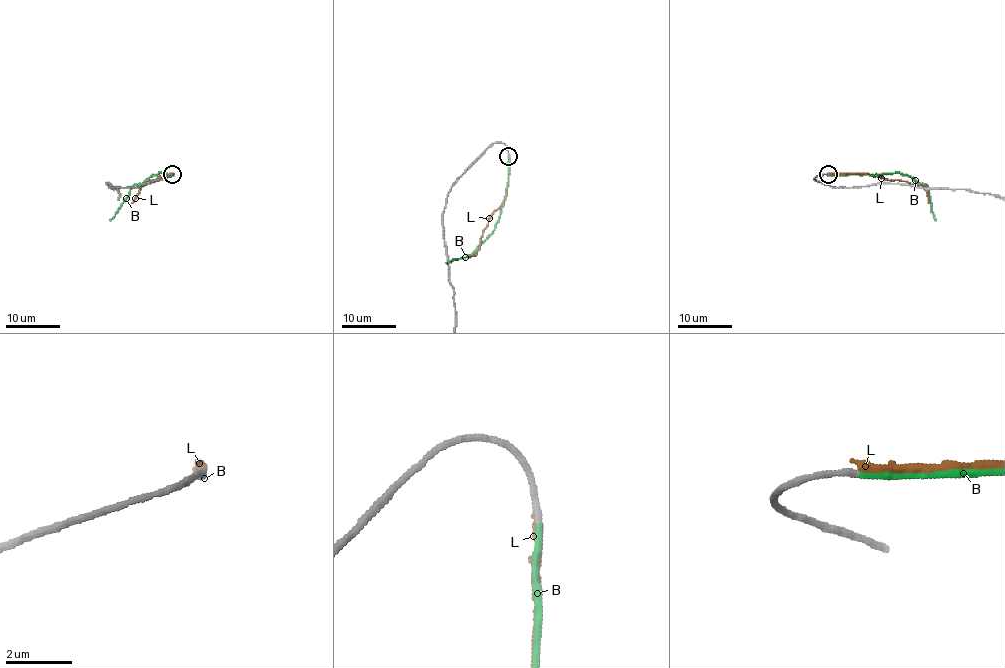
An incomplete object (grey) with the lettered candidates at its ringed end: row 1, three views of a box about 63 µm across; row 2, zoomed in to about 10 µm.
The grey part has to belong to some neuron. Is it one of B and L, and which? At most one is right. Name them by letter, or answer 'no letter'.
B

